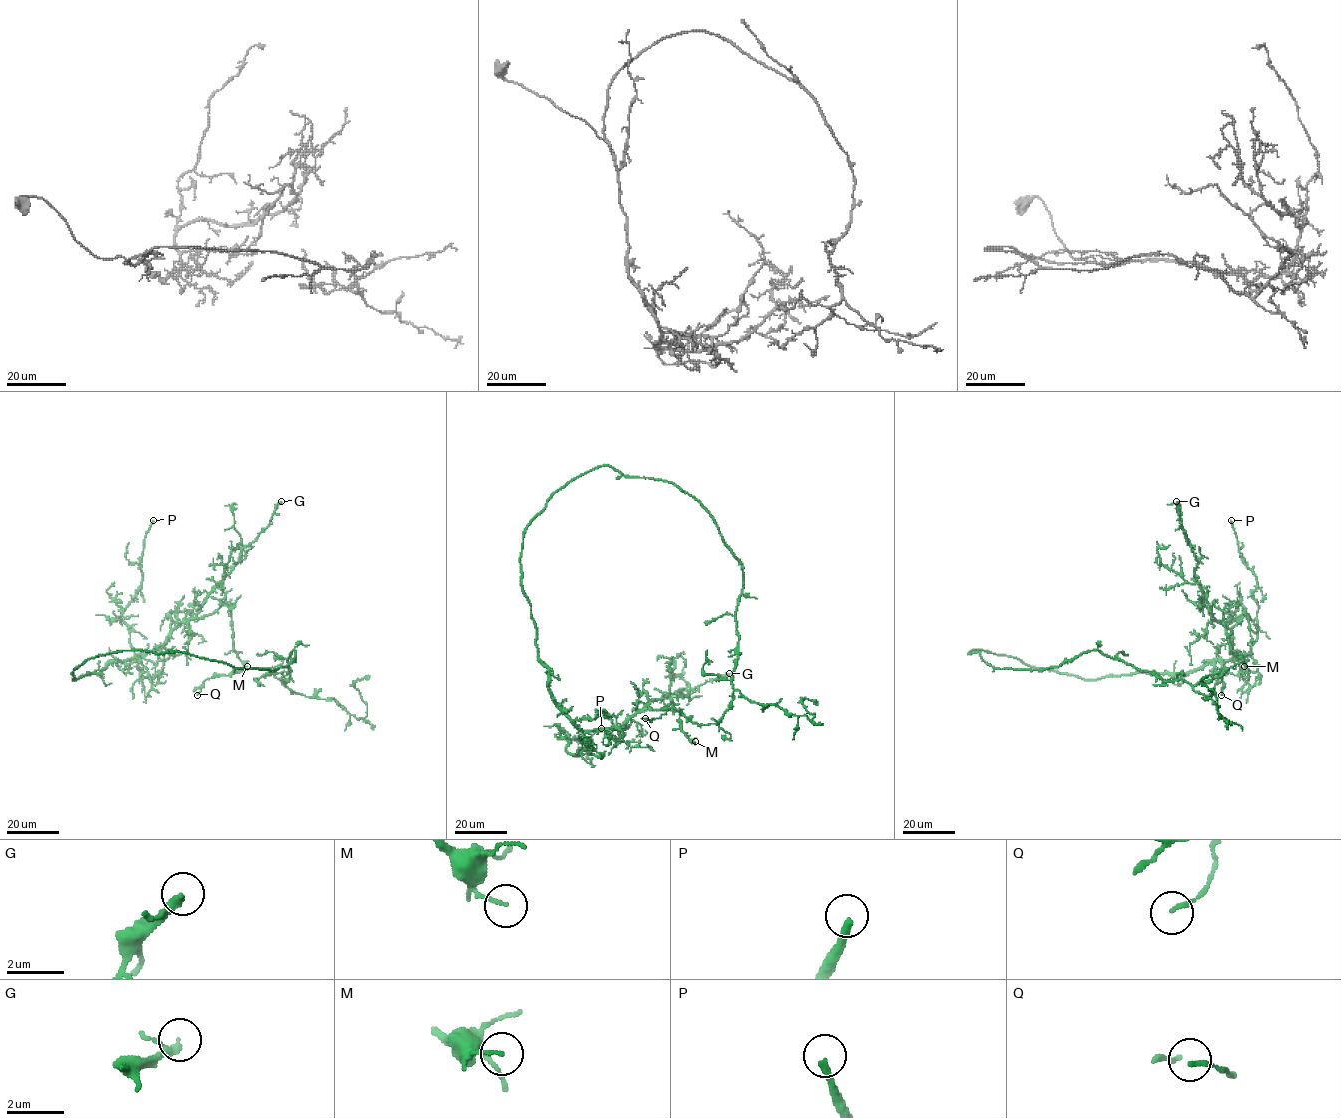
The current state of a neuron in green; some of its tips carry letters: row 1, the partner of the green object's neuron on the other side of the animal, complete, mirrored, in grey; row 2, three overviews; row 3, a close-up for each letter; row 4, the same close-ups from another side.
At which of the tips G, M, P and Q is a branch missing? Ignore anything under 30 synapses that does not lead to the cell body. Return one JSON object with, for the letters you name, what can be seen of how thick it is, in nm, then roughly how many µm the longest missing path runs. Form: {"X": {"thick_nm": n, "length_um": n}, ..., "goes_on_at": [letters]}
{"P": {"thick_nm": 240, "length_um": 50}, "goes_on_at": ["P"]}

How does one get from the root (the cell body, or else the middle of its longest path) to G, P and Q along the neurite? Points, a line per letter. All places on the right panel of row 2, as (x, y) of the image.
G: (984, 651), (1088, 679), (1185, 674), (1233, 658), (1231, 631), (1204, 604), (1194, 573), (1196, 556), (1176, 501)
P: (984, 651), (1088, 679), (1185, 674), (1244, 656), (1256, 639), (1258, 582), (1231, 520)
Q: (984, 651), (969, 654), (1045, 670), (1097, 650), (1192, 685), (1227, 668), (1210, 675), (1221, 695)

